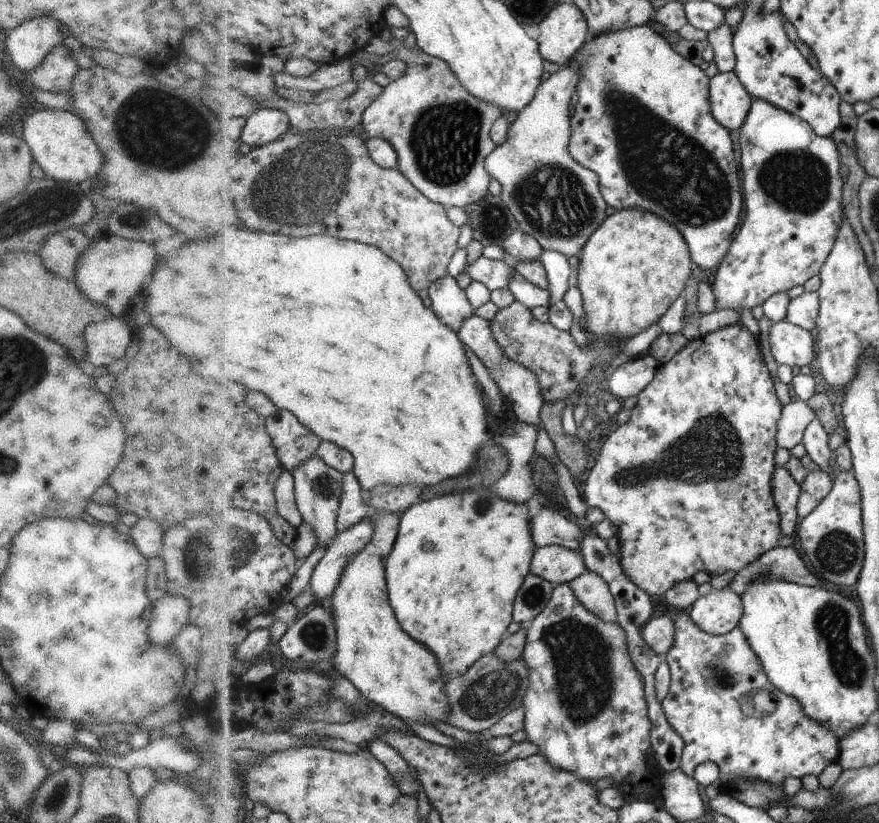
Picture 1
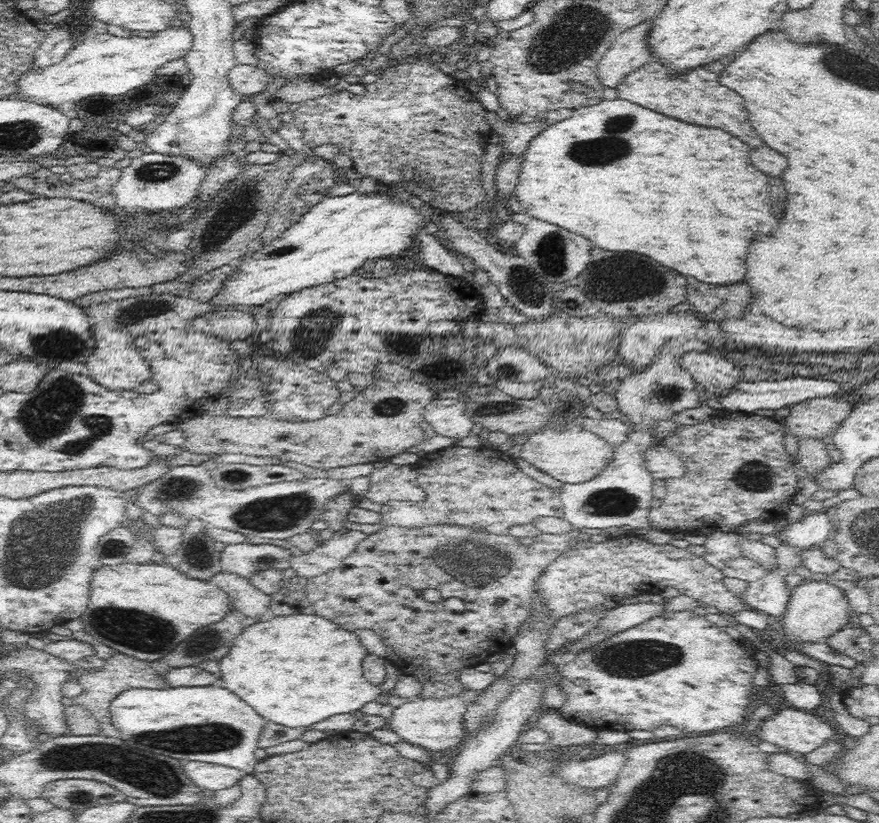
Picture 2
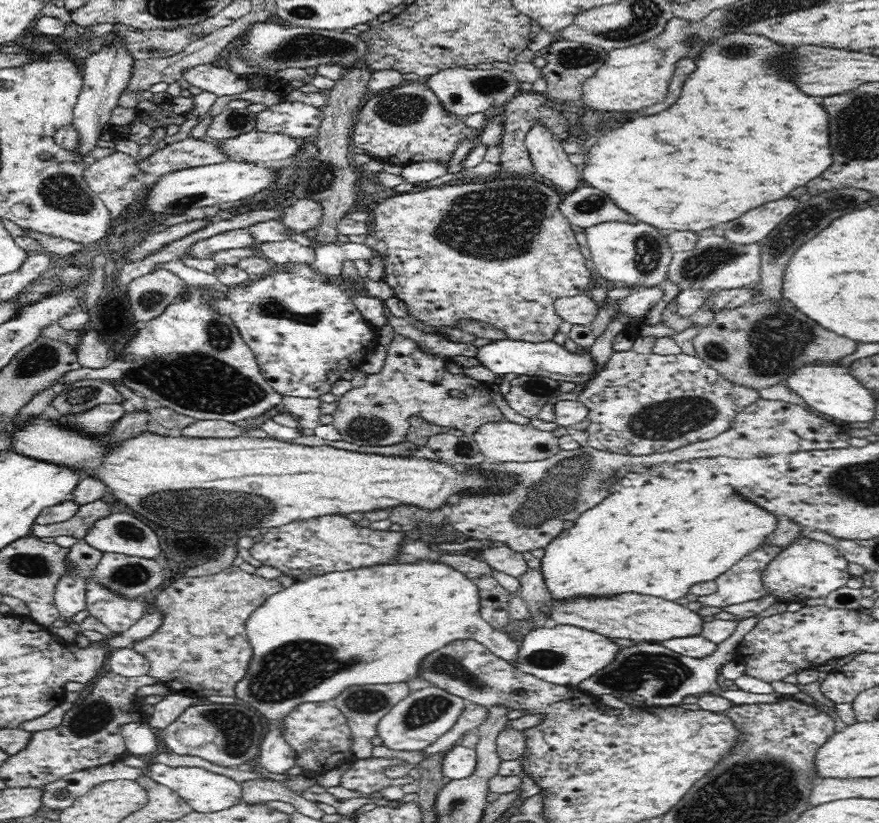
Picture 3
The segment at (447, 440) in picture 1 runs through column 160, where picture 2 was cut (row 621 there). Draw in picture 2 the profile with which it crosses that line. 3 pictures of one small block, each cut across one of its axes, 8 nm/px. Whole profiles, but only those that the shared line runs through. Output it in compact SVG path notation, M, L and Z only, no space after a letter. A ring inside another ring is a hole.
M315 613L292 614L286 618L272 618L268 624L248 626L236 640L232 650L220 662L224 688L238 694L260 716L270 722L278 722L290 728L310 726L334 714L352 714L367 702L376 700L382 691L363 678L362 660L368 650L354 631L344 630L340 625Z

